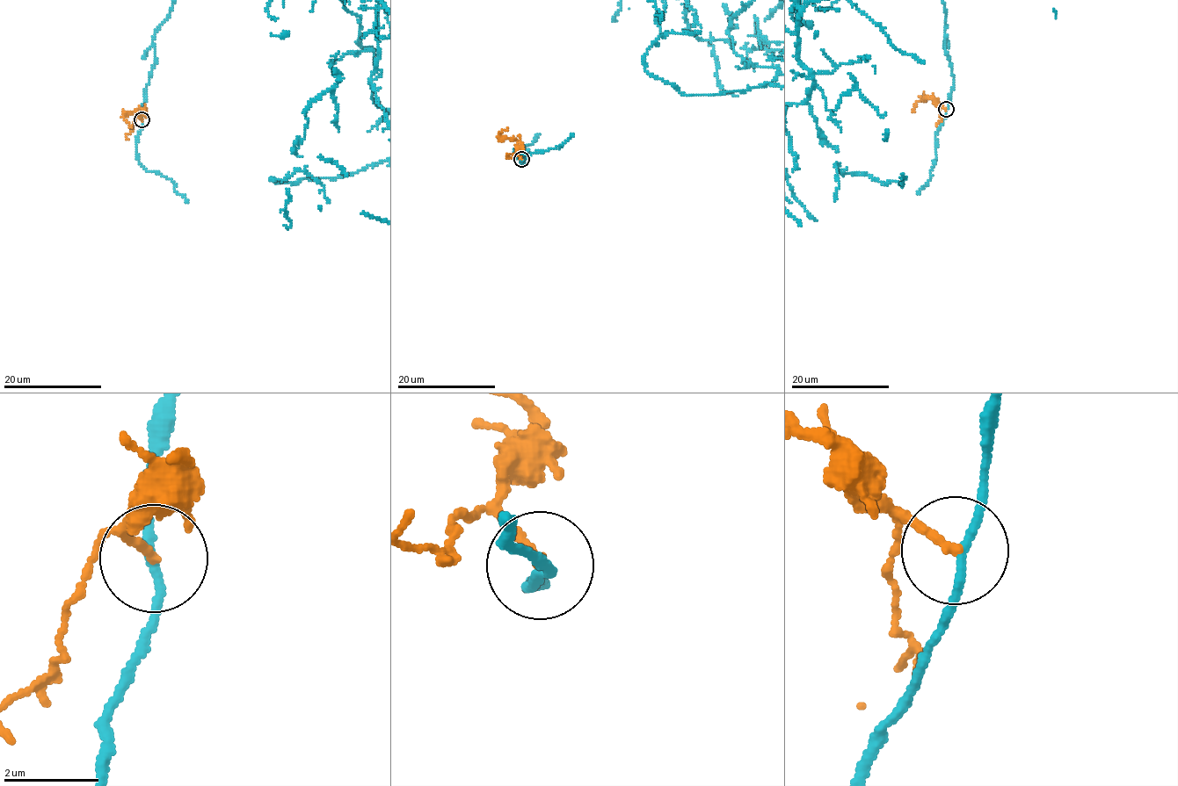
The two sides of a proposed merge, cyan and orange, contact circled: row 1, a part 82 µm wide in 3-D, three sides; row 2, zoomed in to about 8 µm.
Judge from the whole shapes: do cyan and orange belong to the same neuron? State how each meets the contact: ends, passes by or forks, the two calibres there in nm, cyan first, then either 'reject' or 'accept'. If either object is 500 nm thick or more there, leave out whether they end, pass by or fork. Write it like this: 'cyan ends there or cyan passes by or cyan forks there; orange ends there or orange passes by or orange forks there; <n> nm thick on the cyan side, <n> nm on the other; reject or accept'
cyan passes by; orange ends there; 170 nm thick on the cyan side, 180 nm on the other; reject

